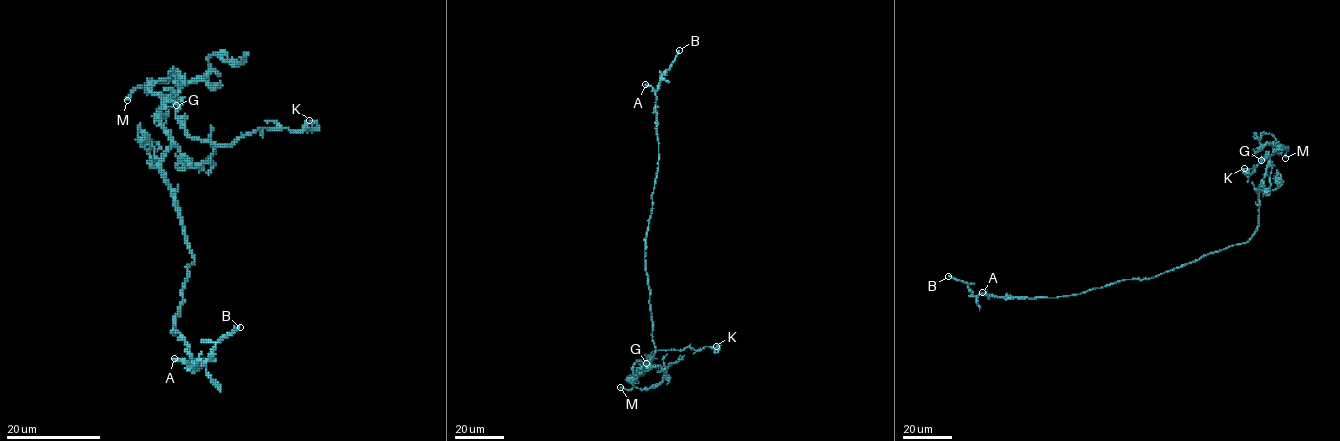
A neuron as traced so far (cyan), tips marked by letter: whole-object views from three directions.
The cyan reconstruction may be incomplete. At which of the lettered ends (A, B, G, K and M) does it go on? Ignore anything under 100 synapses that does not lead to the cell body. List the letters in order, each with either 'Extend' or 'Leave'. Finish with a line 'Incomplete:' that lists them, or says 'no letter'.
A: Leave
B: Extend
G: Leave
K: Leave
M: Extend
Incomplete: B, M

